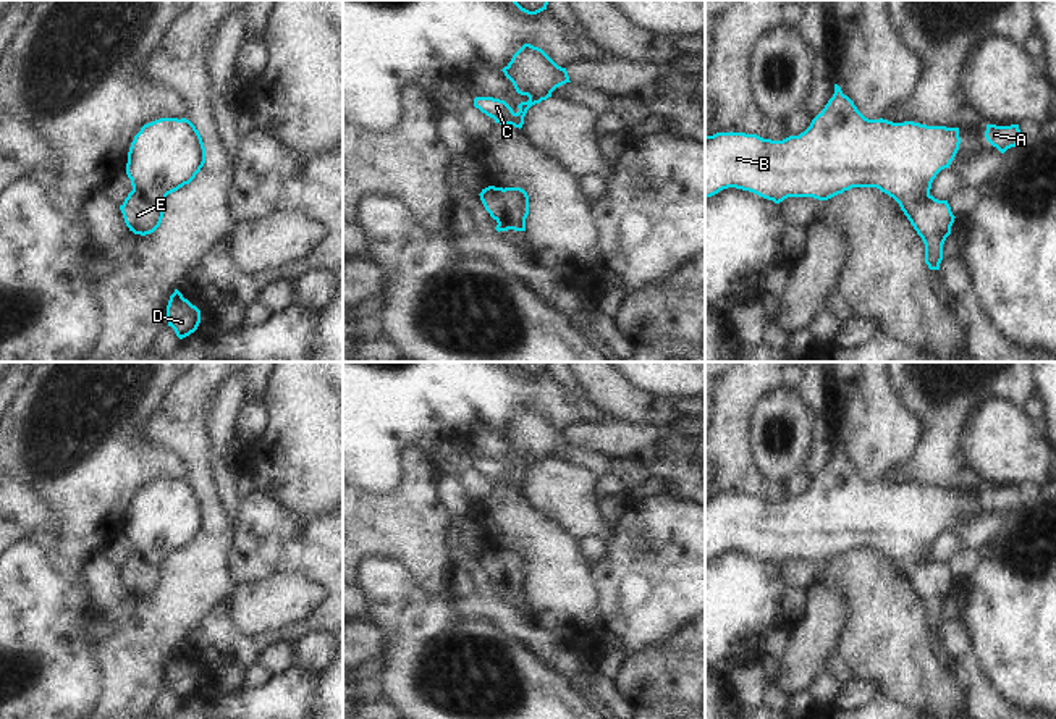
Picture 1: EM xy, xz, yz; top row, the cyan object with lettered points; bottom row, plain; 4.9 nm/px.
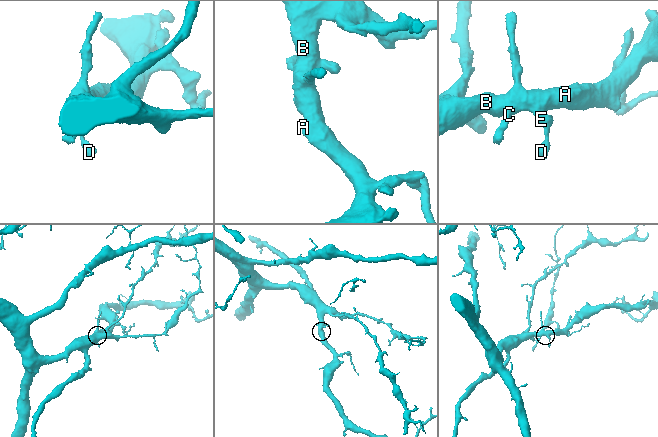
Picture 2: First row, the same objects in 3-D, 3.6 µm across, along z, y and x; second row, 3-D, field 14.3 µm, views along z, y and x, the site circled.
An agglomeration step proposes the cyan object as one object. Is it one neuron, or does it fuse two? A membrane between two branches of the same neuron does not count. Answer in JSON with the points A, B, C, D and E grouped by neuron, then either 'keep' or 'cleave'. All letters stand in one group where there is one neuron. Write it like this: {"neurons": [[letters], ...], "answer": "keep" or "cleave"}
{"neurons": [["A", "B", "C", "D", "E"]], "answer": "keep"}

